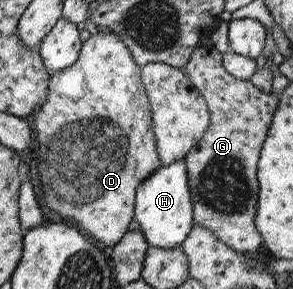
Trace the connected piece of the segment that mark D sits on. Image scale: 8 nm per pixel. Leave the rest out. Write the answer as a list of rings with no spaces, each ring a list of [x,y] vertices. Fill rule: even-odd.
[[[102,28],[98,33],[89,35],[88,39],[80,46],[75,63],[67,69],[61,69],[59,72],[50,74],[47,82],[47,98],[41,106],[35,109],[29,119],[33,137],[37,139],[37,145],[39,145],[37,147],[39,149],[39,156],[37,157],[37,181],[39,181],[37,201],[41,201],[41,209],[45,209],[45,213],[53,213],[53,217],[57,217],[57,221],[65,221],[65,225],[73,225],[73,229],[77,229],[77,233],[81,233],[83,237],[89,237],[89,242],[92,242],[93,245],[100,245],[101,250],[109,249],[121,240],[121,236],[127,231],[127,225],[133,219],[137,186],[161,166],[156,153],[151,109],[149,109],[149,101],[145,95],[145,87],[141,83],[141,66],[133,61],[129,49],[125,48],[125,45],[118,38],[113,31]]]

